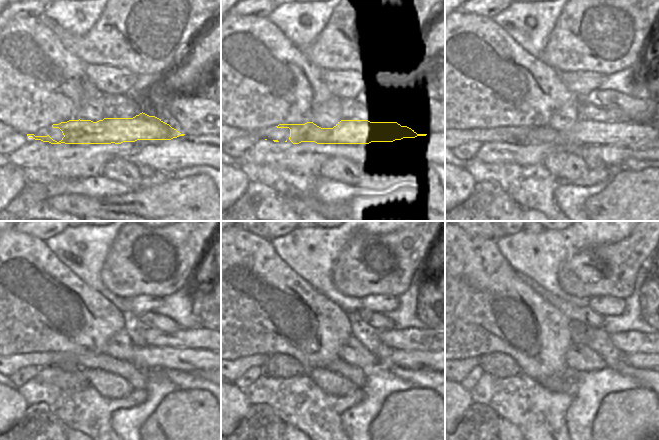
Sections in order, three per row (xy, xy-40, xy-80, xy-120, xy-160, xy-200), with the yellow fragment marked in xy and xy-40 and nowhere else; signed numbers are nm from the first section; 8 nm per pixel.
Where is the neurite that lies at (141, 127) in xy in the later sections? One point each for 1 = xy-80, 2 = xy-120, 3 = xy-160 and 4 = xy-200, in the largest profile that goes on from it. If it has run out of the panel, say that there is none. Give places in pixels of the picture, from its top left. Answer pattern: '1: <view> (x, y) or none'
1: xy-80 (583, 132)
2: xy-120 (147, 357)
3: xy-160 (415, 359)
4: xy-200 (637, 360)

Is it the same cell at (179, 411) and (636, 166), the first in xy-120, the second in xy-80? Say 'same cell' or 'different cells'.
different cells

